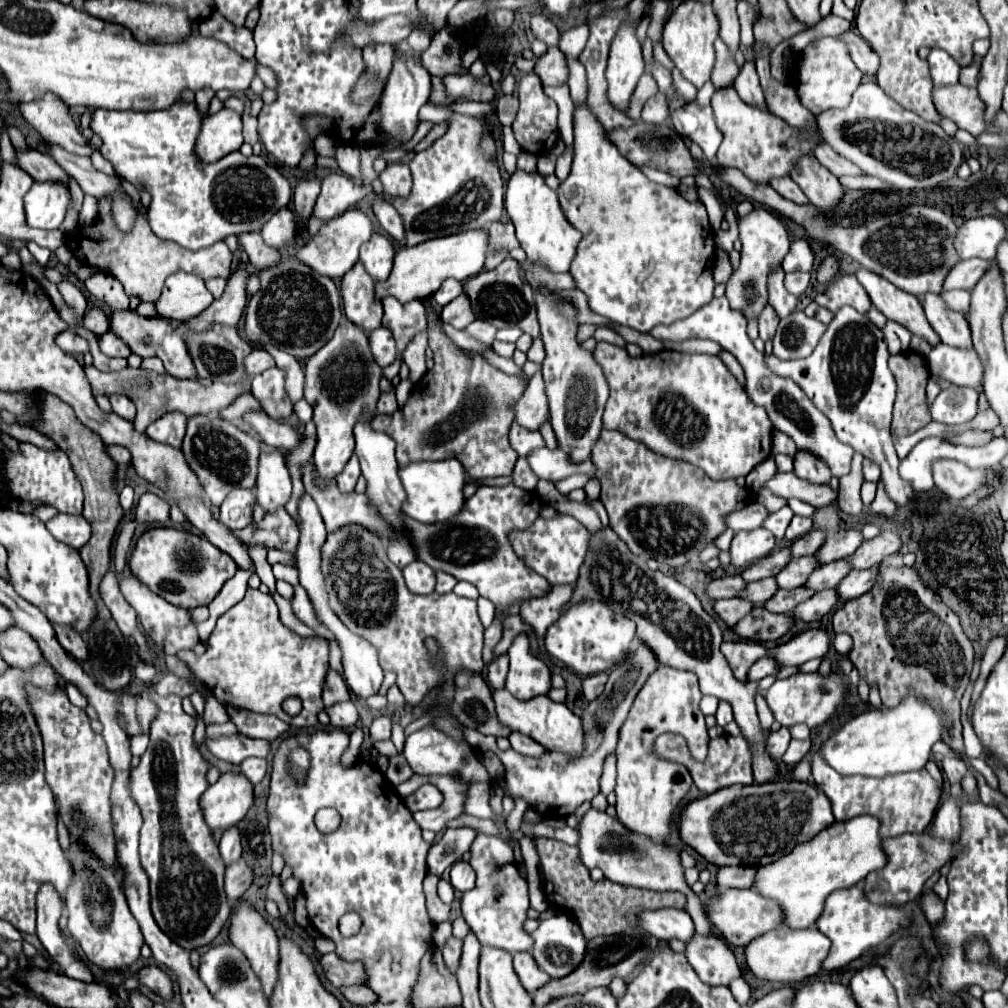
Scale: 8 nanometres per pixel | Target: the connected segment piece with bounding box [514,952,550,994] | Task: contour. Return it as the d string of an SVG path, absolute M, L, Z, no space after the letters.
M516 952L514 954L514 970L528 994L534 994L540 986L544 986L544 982L550 982L550 976L544 974L536 966L530 952Z

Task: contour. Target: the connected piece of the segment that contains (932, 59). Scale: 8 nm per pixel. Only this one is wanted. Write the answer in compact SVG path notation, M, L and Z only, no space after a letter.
M932 48L928 56L928 64L930 64L930 74L936 86L950 86L958 82L960 64L948 52L940 48Z

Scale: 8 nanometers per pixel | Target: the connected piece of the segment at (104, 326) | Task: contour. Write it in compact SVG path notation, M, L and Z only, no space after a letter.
M94 308L94 310L86 312L84 328L94 334L104 334L104 332L108 332L108 316L100 308Z

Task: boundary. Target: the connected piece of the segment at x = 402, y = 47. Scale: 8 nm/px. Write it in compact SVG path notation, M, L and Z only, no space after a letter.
M426 34L420 36L410 36L408 40L400 42L394 46L396 60L392 64L390 76L388 76L388 84L384 90L384 104L382 104L382 114L384 114L384 124L390 130L396 130L396 134L400 134L400 138L404 138L404 142L408 142L412 138L412 134L416 132L418 126L418 110L430 100L430 74L422 64L422 52L430 46L430 40L426 38Z

